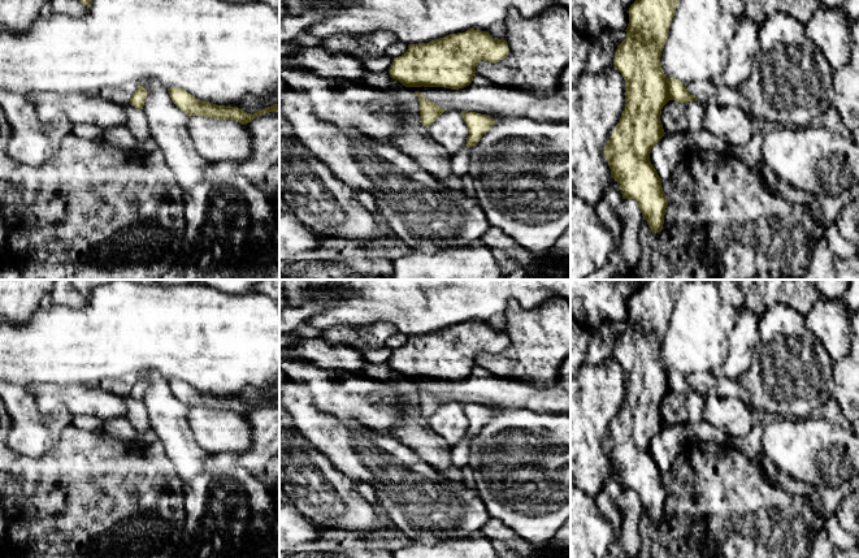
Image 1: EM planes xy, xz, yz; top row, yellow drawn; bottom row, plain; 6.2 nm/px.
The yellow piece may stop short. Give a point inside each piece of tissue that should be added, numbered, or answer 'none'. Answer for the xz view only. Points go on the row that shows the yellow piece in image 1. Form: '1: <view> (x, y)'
none

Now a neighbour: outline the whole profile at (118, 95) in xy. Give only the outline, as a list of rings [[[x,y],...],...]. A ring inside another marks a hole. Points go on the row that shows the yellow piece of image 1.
[[[103,87],[94,92],[99,98],[108,99],[120,105],[130,103],[131,95],[129,95],[122,87]]]

